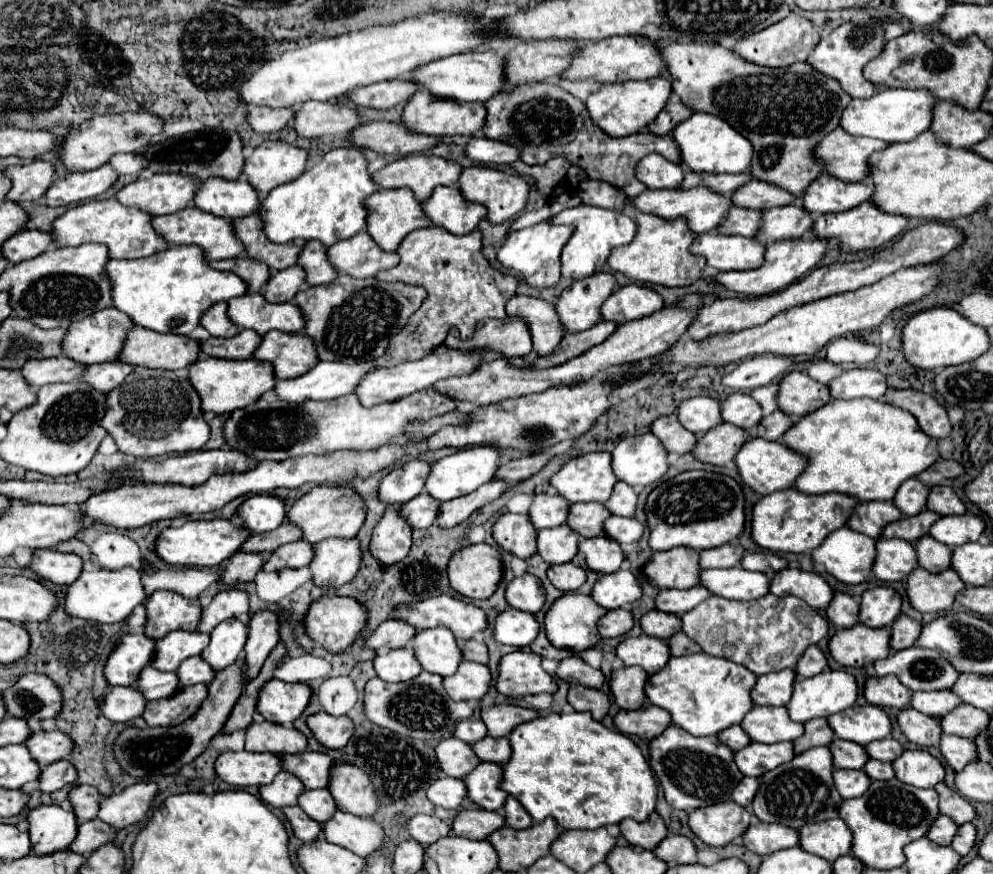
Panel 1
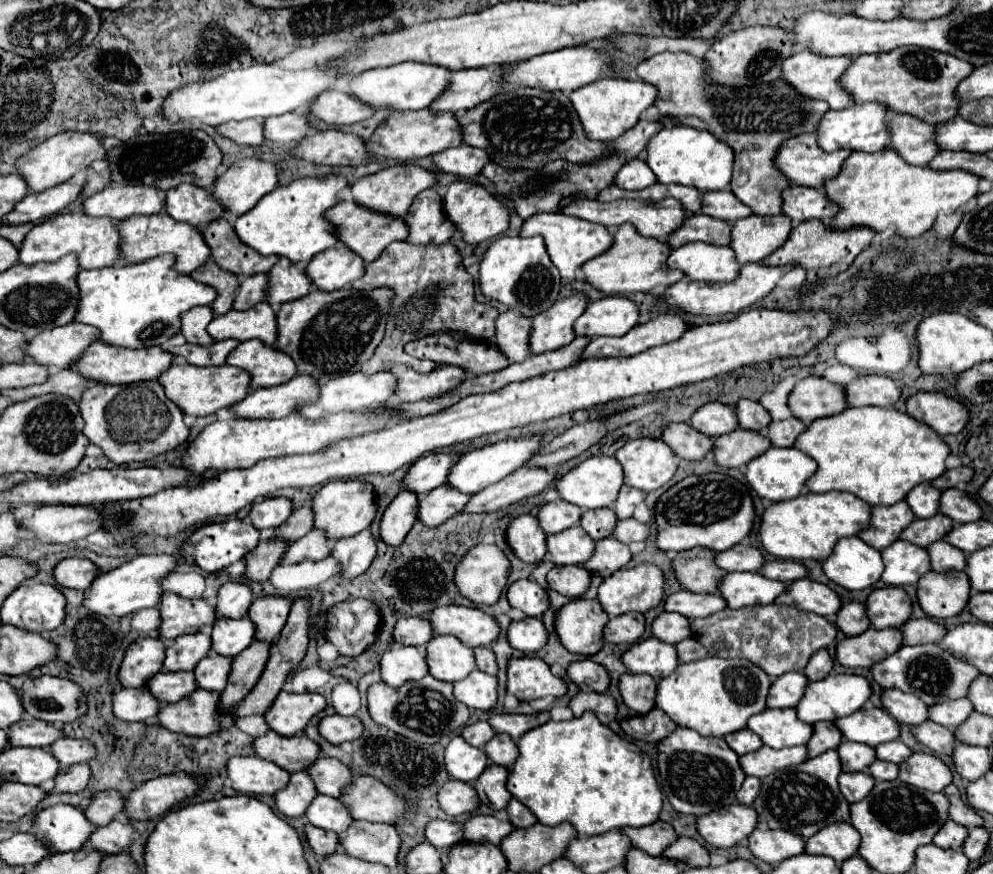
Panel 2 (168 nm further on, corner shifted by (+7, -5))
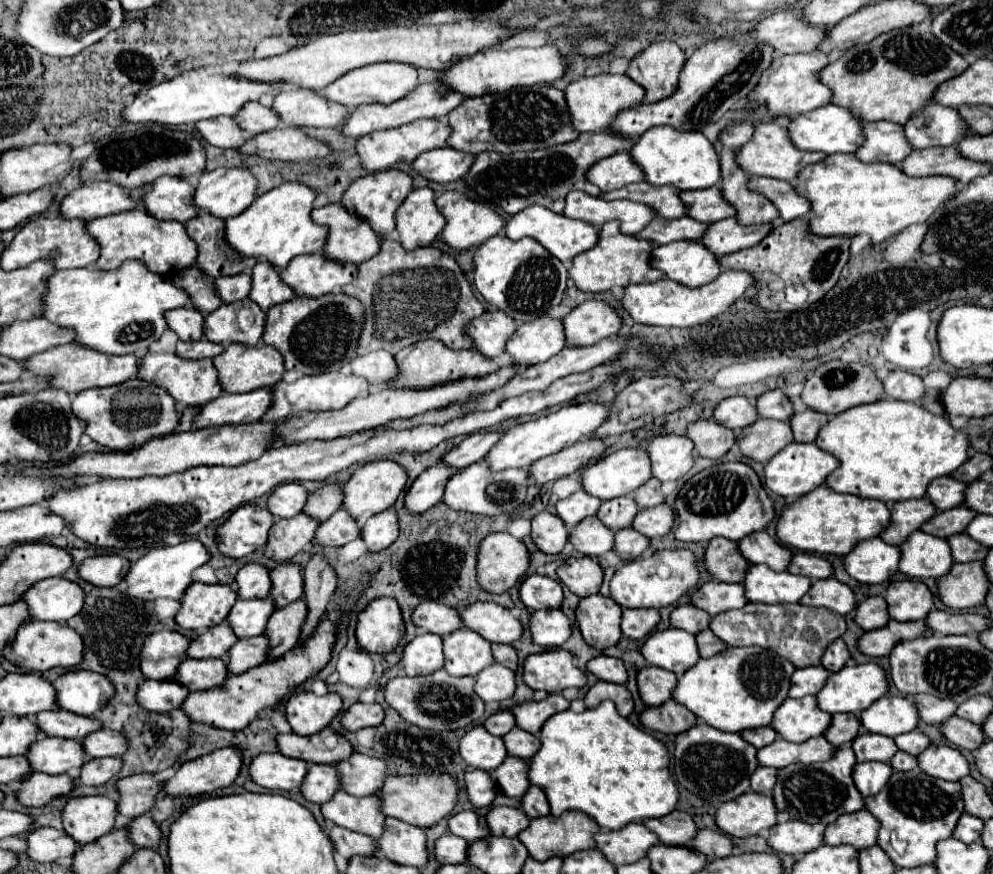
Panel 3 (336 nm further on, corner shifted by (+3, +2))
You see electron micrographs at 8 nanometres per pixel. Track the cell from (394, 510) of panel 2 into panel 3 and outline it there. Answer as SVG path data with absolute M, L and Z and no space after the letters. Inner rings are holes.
M438 462L436 466L424 470L414 484L410 486L410 490L406 492L406 506L412 514L416 512L426 512L428 508L432 508L434 504L438 504L442 500L446 482L456 474L458 470Z

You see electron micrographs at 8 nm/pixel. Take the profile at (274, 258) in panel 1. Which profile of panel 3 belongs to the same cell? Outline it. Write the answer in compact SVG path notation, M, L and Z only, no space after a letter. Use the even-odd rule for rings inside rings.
M202 212L200 216L188 220L184 226L198 248L196 266L208 276L208 280L250 272L256 264L256 260L248 260L228 248L224 240L224 220L216 220L216 216Z

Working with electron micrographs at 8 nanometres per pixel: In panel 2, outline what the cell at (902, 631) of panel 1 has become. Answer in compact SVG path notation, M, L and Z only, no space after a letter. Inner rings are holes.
M908 619L900 627L900 631L902 631L902 645L924 645L936 643L946 629L930 619Z

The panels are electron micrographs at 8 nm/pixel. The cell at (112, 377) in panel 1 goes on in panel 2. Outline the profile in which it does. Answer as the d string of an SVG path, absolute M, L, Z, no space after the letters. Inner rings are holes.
M60 369L48 377L48 383L42 383L36 387L26 387L26 389L4 389L2 395L12 397L14 401L22 401L22 399L36 397L36 395L58 393L58 395L66 395L66 397L72 397L78 401L78 399L82 399L84 391L90 385L94 385L94 383L88 381L84 375L80 375L72 369Z

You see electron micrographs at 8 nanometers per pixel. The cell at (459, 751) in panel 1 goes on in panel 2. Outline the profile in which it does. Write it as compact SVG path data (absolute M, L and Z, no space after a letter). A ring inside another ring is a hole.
M456 735L444 751L444 765L452 779L474 783L476 777L488 767L488 757L482 749L468 745L460 735Z

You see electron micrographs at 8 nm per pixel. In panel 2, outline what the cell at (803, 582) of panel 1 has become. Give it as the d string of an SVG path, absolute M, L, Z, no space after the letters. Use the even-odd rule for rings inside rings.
M808 577L796 579L794 583L790 583L788 589L774 603L788 603L804 611L818 613L822 617L828 617L828 615L832 617L840 609L838 595L828 585L816 583Z

